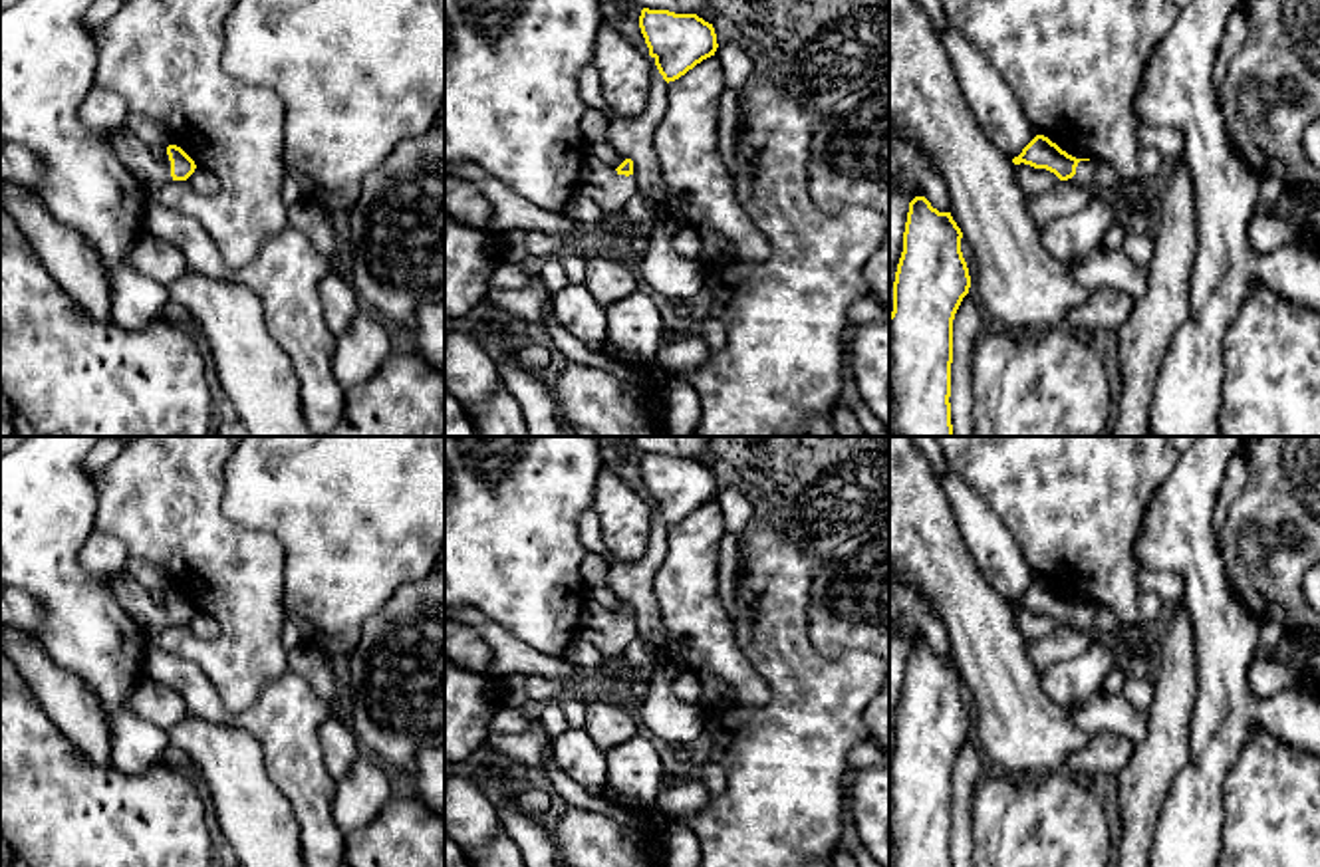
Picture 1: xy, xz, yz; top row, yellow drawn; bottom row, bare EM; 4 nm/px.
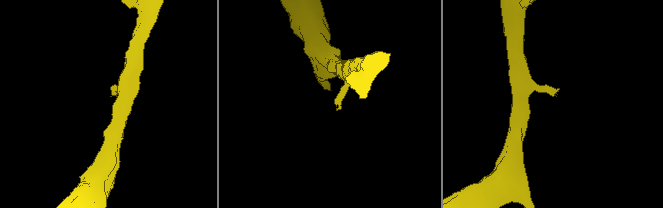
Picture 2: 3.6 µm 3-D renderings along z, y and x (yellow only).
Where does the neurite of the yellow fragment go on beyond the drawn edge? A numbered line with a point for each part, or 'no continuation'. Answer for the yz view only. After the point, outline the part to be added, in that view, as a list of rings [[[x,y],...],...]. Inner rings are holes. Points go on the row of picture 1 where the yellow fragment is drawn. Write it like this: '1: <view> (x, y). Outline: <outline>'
1: yz (1084, 175). Outline: [[[1080,161],[1076,167],[1076,175],[1072,177],[1072,183],[1088,188],[1092,194],[1102,194],[1096,185],[1098,165],[1098,161]]]

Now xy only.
1: xy (151, 167). Outline: [[[123,127],[105,133],[105,139],[119,161],[141,181],[149,194],[159,192],[169,181],[173,181],[167,149],[155,151]]]

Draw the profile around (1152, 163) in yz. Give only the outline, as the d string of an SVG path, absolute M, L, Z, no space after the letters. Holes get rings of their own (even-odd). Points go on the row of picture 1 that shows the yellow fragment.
M1139 147L1137 165L1139 165L1139 177L1161 177L1167 167L1167 161L1161 157L1157 149Z

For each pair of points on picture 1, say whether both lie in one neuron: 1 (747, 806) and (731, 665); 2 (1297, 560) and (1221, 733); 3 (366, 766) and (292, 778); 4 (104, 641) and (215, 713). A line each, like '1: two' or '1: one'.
1: two
2: two
3: two
4: two

